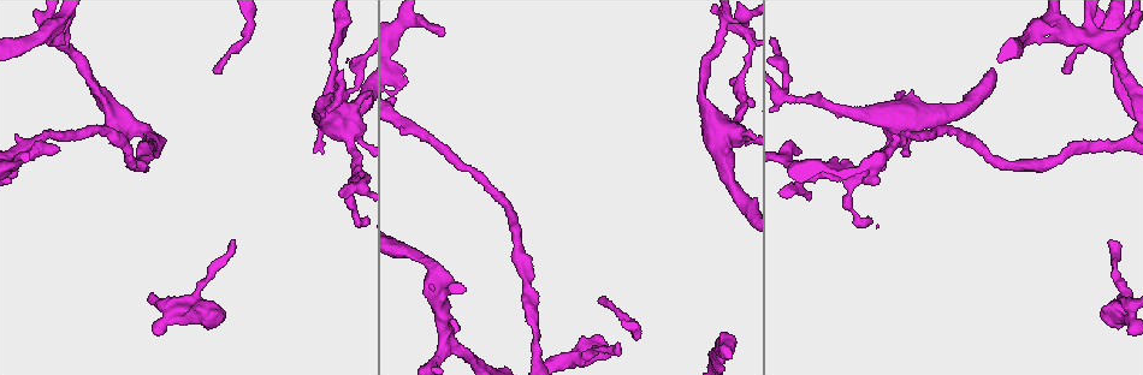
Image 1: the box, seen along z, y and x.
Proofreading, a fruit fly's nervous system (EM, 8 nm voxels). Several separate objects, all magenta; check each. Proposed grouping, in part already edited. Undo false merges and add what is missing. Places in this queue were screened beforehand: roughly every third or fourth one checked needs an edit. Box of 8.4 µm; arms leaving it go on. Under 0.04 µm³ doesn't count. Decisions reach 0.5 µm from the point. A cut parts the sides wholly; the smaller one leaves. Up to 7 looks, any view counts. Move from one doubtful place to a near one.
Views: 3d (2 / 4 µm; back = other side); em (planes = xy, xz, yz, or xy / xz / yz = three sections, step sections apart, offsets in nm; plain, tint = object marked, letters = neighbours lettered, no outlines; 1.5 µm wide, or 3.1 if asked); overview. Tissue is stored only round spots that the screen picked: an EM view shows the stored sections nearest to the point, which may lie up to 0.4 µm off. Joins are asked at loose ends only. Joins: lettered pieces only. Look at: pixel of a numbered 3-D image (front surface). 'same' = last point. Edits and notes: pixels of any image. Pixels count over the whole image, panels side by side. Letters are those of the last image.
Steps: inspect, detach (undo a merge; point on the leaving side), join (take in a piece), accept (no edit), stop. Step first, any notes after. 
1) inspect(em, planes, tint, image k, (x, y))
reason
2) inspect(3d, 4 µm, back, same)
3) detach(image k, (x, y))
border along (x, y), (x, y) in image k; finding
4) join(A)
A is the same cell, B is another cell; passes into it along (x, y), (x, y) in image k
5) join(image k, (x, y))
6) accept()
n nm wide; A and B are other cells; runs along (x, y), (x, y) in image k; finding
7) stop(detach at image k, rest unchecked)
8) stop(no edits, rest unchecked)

inspect(3d, 4 µm, image 1, (234, 239))
tapers out

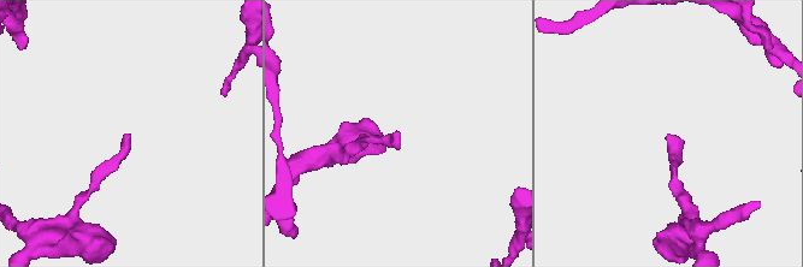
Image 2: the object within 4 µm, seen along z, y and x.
inspect(em, planes, plain, image 2, (669, 137))
shape alone is not enough

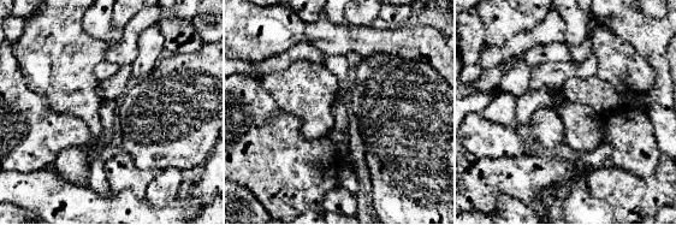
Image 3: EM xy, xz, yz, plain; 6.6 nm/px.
inspect(em, planes, letters, same)

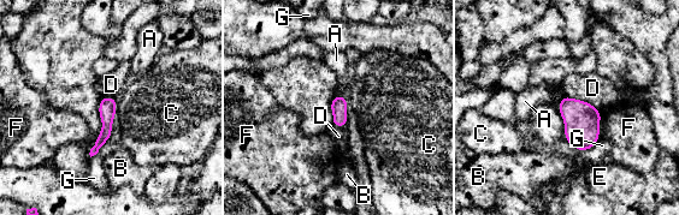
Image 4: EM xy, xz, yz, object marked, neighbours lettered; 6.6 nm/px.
accept()
A, B, C, D, E, F and G are other cells; runs along (112, 100), (106, 132), (93, 151) in image 4; none of them fits

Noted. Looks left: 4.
inspect(3d, 2 µm, image 1, (318, 113))
sudden change in width

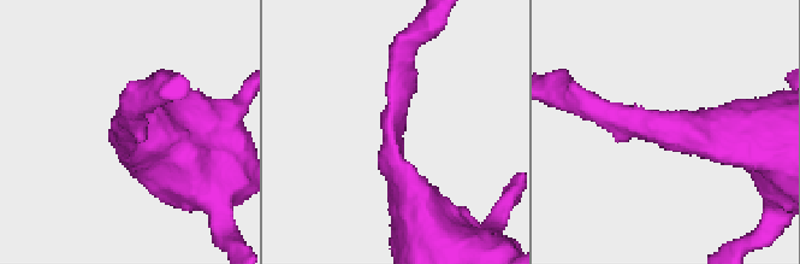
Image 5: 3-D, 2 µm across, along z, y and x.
inspect(em, planes, letters, image 5, (693, 136))
arms of 190, 600 nm; need the tissue

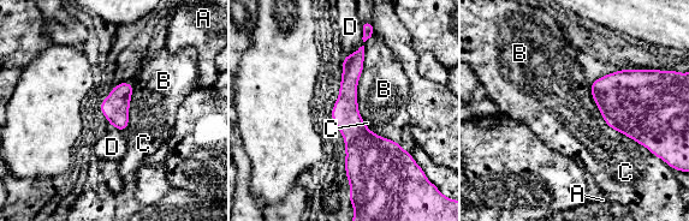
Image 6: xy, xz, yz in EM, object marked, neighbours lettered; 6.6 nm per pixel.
accept()
B touches over 500 nm; A, B, C and D are other cells; runs along (361, 51), (349, 81), (357, 180) in image 6; one neuron here

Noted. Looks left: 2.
inspect(em, planes, letters, image 1, (56, 153))
branch stops here

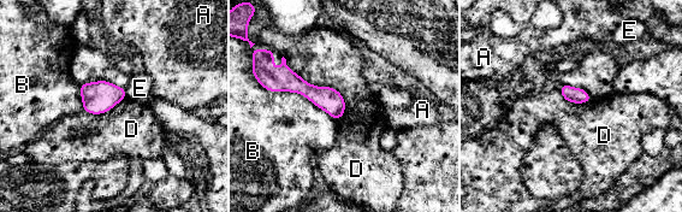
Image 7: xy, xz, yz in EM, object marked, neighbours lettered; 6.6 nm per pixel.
accept()
A, B, D and E are other cells; border along (298, 75), (332, 86), (344, 115) in image 7; no lettered piece goes on from it

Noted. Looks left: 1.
stop(no edits, rest unchecked)

